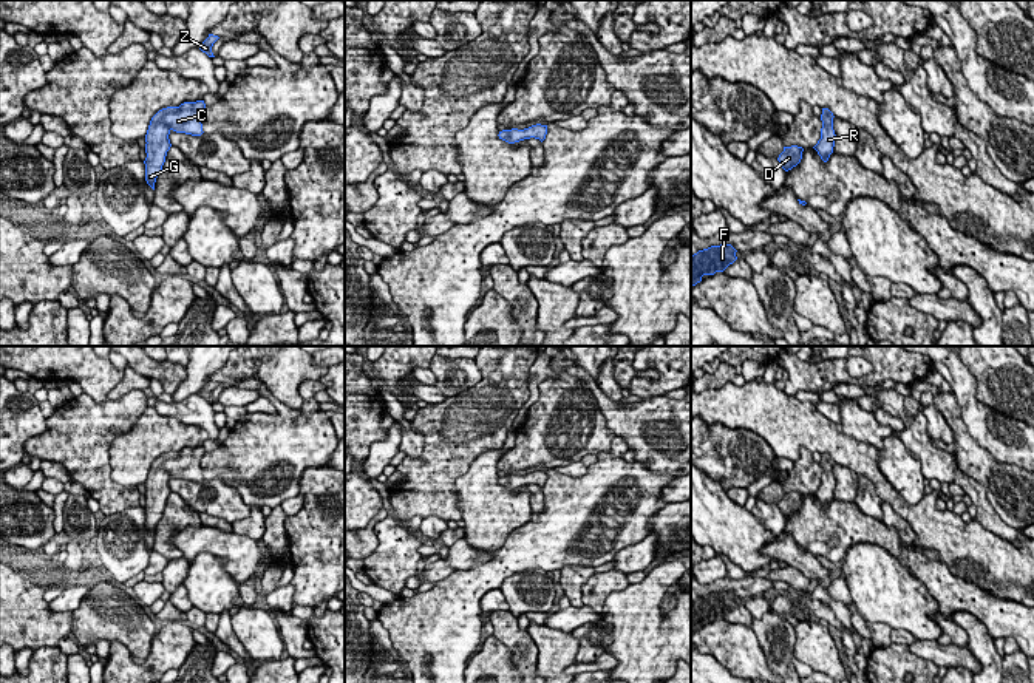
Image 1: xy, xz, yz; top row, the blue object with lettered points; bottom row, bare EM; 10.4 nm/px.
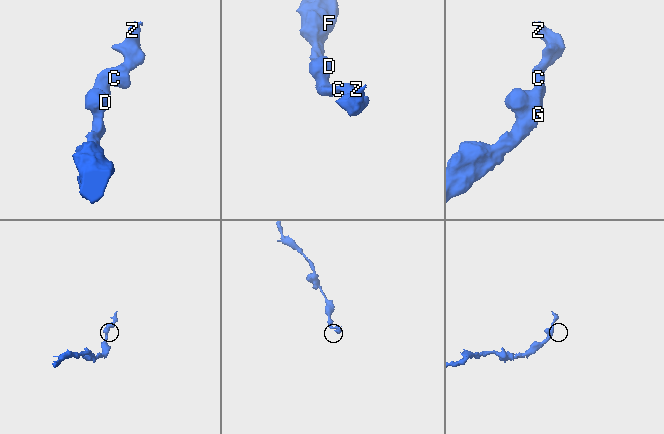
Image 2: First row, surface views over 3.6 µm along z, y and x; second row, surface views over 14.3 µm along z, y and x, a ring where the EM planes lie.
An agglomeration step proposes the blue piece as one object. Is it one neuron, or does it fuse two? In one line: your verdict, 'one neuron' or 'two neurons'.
one neuron

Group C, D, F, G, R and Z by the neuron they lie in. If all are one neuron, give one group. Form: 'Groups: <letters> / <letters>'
Groups: C D F G R Z

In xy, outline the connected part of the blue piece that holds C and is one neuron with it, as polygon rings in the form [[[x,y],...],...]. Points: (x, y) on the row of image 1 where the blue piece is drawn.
[[[204,100],[184,102],[179,107],[167,107],[159,110],[150,121],[145,134],[145,181],[155,190],[156,178],[165,162],[167,151],[172,144],[170,131],[201,136],[201,113],[206,108]]]

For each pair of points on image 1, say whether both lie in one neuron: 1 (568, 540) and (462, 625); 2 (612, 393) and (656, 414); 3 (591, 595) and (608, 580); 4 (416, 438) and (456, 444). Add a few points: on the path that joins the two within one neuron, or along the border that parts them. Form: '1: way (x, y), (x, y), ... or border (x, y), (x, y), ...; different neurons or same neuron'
1: way (537, 544), (510, 558), (472, 594); same neuron
2: border (595, 380), (617, 402); different neurons
3: way (595, 591), (603, 584); same neuron
4: border (411, 425), (424, 441), (424, 450), (414, 459); different neurons

